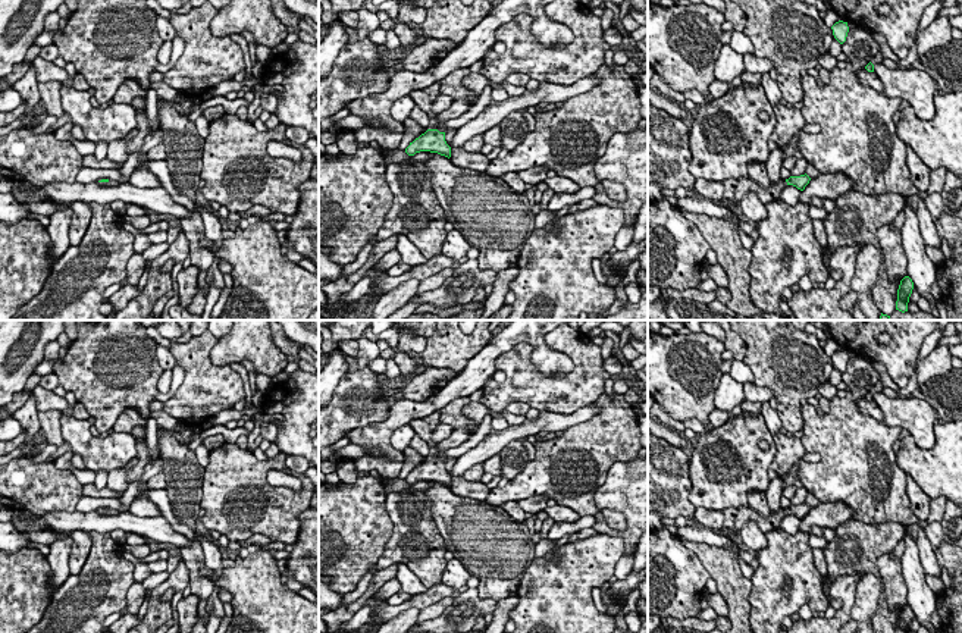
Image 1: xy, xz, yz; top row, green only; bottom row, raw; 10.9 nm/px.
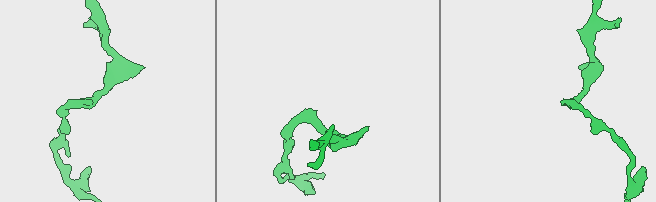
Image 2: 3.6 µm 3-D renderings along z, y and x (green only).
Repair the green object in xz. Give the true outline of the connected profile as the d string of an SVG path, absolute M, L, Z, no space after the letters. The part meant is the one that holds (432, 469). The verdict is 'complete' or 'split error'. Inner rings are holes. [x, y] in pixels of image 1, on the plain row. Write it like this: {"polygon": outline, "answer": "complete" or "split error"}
{"polygon": "M433 411L430 416L424 419L416 419L410 422L410 426L414 429L416 435L419 435L429 445L429 455L424 463L416 467L405 477L408 485L414 485L420 480L438 482L445 486L451 486L451 476L445 470L446 451L438 449L436 442L432 441L430 435L441 423L439 420L441 411Z", "answer": "split error"}

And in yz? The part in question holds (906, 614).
{"polygon": "M905 605L900 610L899 618L897 618L897 630L896 633L908 633L909 632L909 626L912 623L914 618L914 611L909 605Z", "answer": "complete"}

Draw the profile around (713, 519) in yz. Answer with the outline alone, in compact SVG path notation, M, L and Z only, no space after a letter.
M696 507L693 518L701 526L712 530L721 530L724 527L724 516L723 511L720 510L708 510L704 507Z

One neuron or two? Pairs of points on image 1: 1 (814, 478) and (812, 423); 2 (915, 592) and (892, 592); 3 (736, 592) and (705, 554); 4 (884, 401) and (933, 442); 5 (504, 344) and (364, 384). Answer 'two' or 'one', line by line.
1: one
2: two
3: one
4: one
5: two

